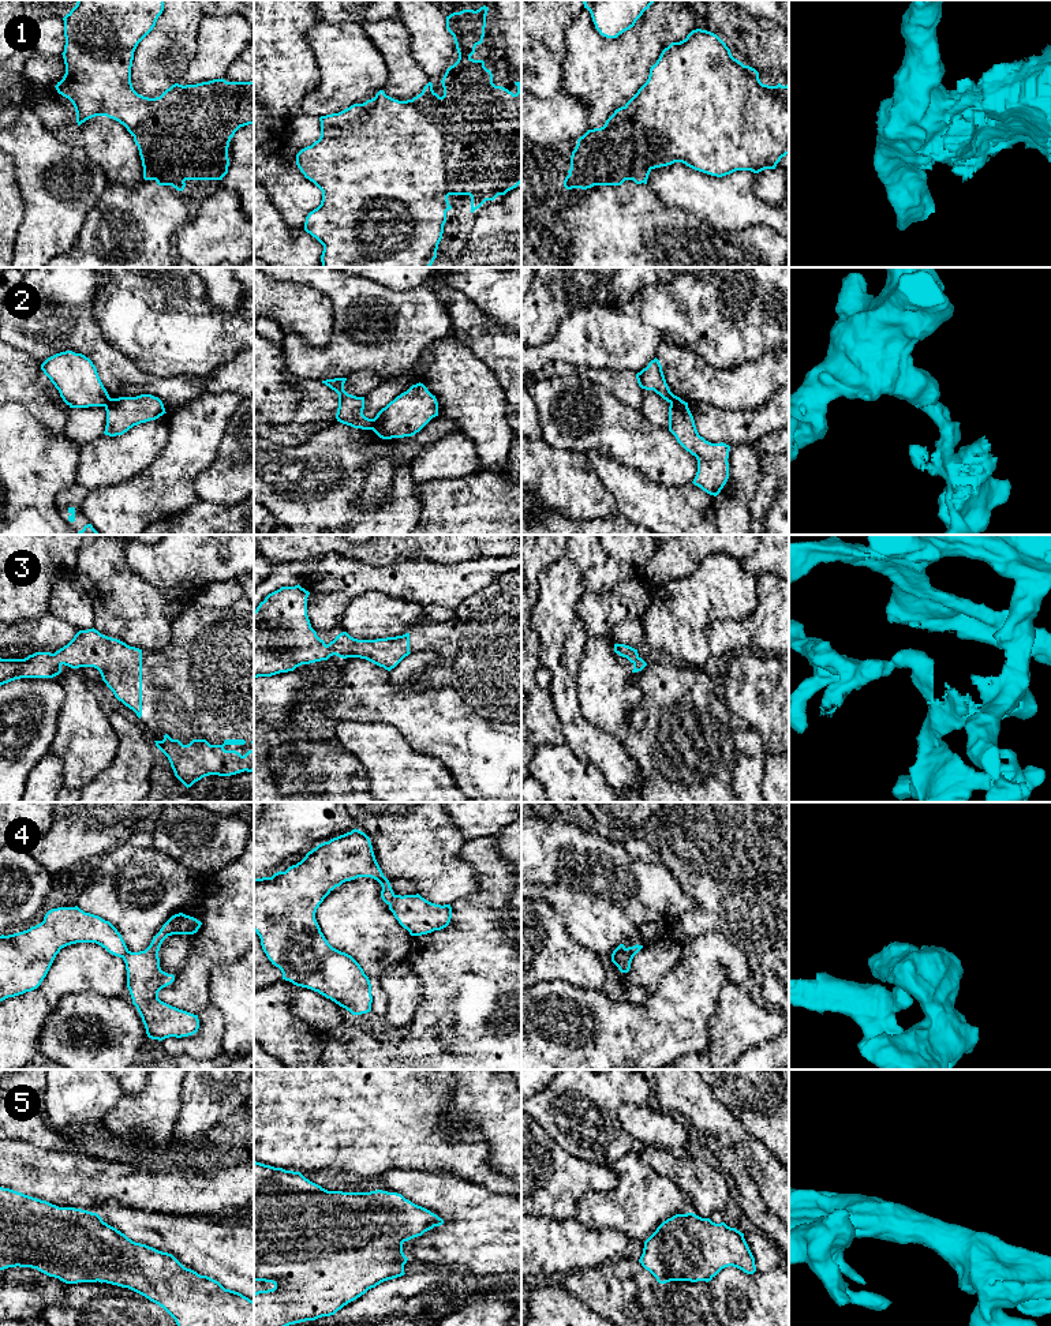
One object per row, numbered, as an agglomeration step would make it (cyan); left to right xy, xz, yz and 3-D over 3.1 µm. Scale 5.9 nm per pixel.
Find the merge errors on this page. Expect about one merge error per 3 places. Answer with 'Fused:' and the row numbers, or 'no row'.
Fused: 1, 2, 4

